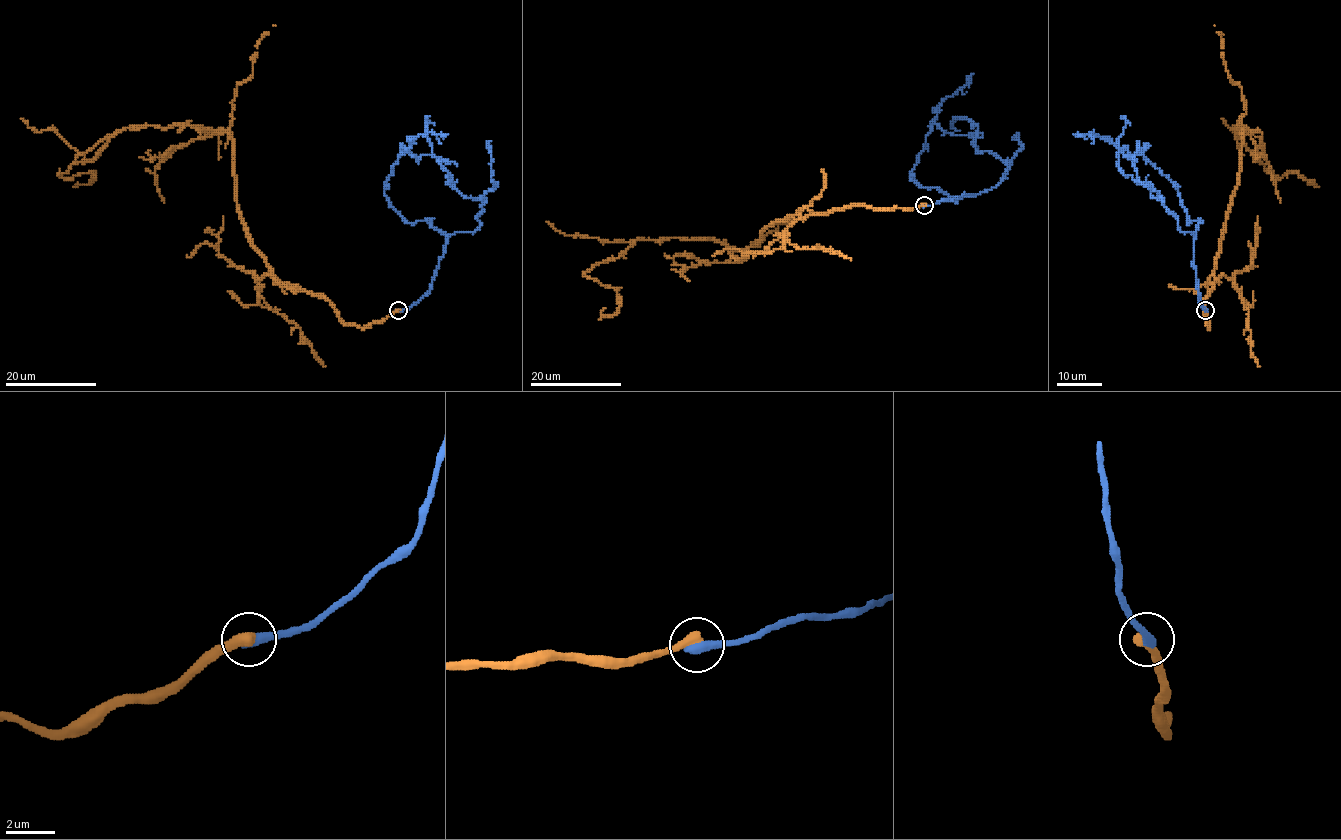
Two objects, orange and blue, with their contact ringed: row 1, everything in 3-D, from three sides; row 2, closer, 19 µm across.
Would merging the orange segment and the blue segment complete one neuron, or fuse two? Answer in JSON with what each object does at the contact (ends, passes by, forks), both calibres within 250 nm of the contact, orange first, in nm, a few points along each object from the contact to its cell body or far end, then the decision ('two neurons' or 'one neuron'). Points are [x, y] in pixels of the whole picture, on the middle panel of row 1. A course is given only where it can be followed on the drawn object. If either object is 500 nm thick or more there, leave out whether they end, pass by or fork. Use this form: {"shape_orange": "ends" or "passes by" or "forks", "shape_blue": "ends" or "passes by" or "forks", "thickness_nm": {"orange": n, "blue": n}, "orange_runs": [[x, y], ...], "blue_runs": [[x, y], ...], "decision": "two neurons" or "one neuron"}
{"shape_orange": "ends", "shape_blue": "ends", "thickness_nm": {"orange": 480, "blue": 480}, "orange_runs": [[924, 205], [792, 214], [735, 250], [637, 239], [585, 273], [616, 290], [618, 311], [605, 307]], "blue_runs": [[924, 205], [973, 195], [951, 198], [910, 179], [936, 107], [973, 73]], "decision": "two neurons"}

